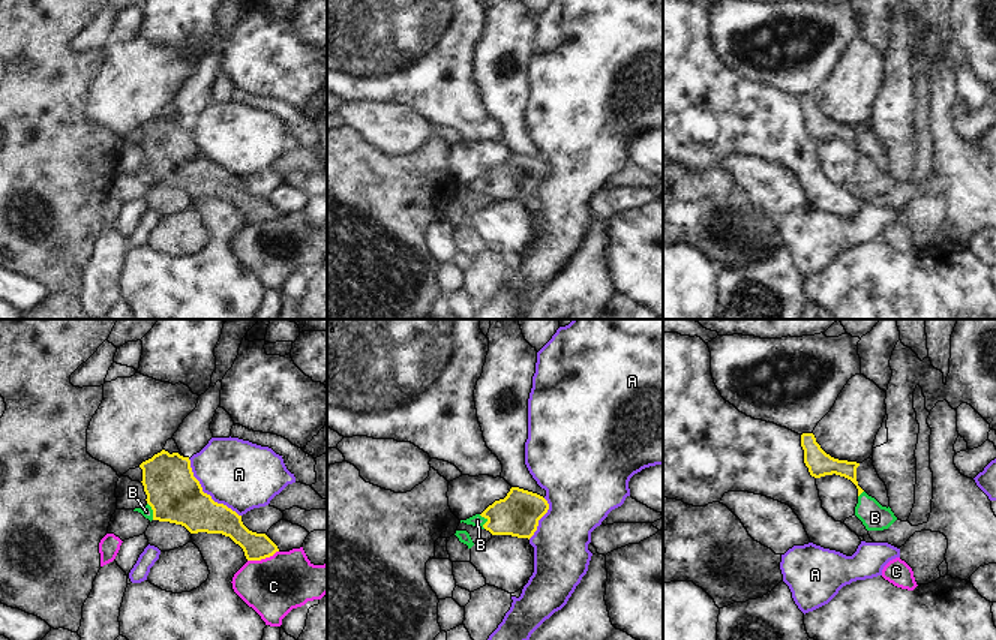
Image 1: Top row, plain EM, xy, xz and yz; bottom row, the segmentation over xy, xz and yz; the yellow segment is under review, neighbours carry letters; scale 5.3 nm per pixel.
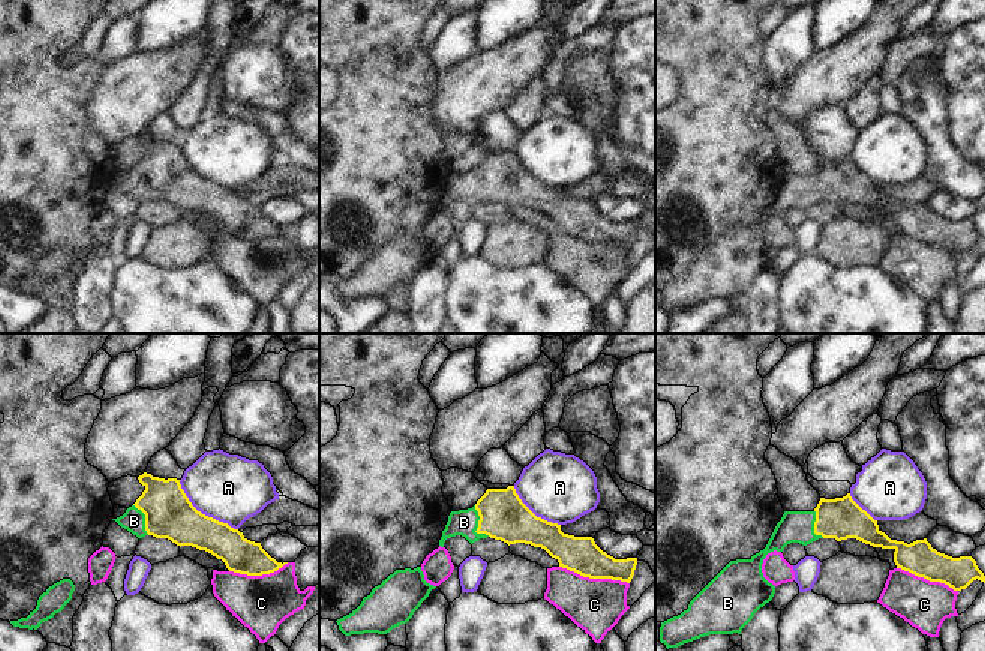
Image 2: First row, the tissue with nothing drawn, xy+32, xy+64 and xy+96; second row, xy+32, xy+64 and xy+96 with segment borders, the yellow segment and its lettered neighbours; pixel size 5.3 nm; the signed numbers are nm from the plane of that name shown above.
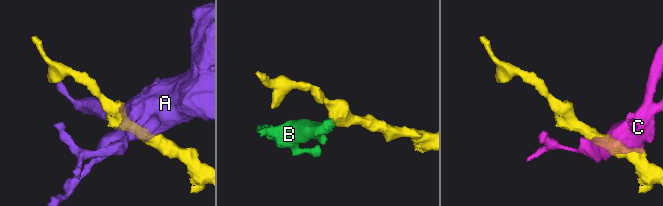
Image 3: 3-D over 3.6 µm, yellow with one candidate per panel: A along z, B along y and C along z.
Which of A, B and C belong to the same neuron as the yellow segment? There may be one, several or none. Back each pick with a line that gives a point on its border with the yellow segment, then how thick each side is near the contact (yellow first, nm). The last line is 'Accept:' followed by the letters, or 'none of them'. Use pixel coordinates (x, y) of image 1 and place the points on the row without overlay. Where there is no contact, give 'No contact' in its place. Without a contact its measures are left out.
B: Touches yellow at xz (488, 185). Thickness 240 nm (yellow) against 70 nm
Accept: B

